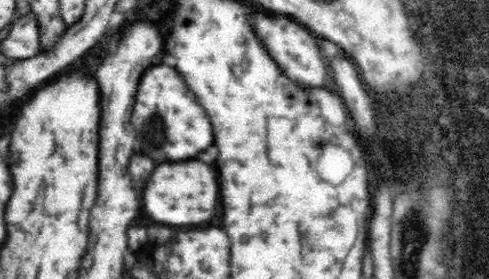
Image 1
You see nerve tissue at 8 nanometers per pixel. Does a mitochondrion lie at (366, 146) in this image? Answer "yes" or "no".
no

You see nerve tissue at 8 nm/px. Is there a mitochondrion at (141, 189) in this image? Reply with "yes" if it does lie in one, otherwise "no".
no

